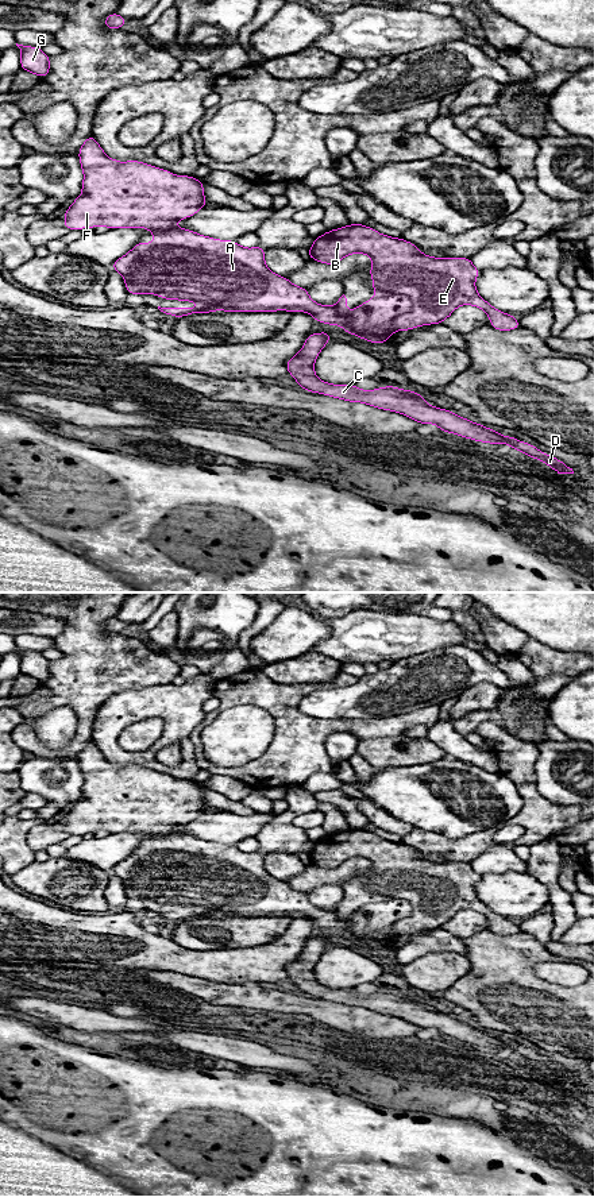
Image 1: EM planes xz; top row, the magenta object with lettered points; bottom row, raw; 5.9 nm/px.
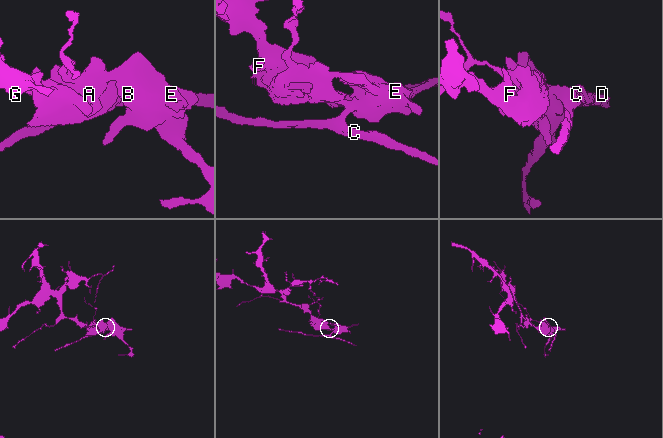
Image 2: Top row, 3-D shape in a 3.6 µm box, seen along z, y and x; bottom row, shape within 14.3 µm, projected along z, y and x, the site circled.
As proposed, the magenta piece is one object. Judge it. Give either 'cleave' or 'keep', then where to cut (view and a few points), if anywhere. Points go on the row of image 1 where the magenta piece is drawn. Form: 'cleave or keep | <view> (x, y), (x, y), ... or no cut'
cleave | xz (375, 296), (411, 301), (392, 321), (394, 329)

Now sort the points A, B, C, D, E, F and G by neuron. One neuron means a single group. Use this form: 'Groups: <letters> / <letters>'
Groups: A F G / B C D E

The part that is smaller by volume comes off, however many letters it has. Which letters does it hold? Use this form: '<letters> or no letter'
B, C, D, E

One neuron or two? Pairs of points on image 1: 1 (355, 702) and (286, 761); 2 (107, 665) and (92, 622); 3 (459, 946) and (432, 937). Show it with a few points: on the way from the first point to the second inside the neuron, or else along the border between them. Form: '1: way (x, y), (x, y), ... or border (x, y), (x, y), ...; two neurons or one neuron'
1: border (308, 692), (300, 702), (300, 709), (321, 719); two neurons
2: way (96, 655), (92, 651), (92, 633); one neuron
3: way (452, 943), (439, 939); one neuron

